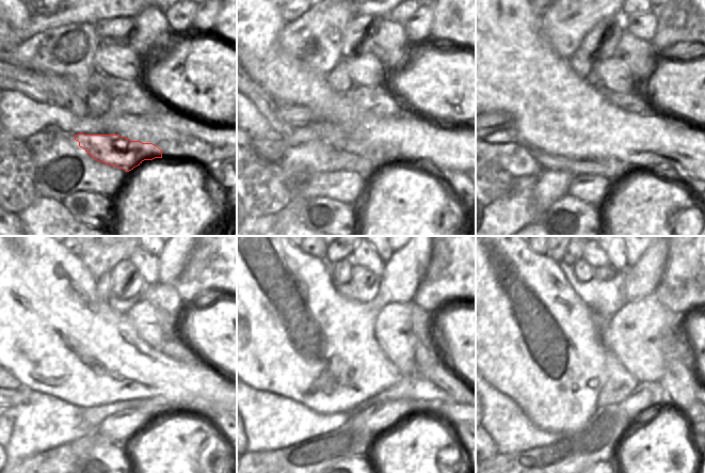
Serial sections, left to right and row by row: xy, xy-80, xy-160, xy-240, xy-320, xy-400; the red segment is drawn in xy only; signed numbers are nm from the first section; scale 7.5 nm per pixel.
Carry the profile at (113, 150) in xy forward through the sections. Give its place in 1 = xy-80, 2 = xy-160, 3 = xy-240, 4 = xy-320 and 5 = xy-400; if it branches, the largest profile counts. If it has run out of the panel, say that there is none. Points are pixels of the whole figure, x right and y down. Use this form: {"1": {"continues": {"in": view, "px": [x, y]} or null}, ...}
{"1": {"continues": {"in": "xy-80", "px": [317, 155]}}, "2": {"continues": {"in": "xy-160", "px": [521, 161]}}, "3": {"continues": {"in": "xy-240", "px": [19, 395]}}, "4": {"continues": null}, "5": {"continues": null}}

